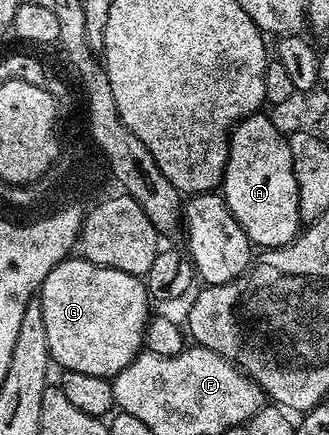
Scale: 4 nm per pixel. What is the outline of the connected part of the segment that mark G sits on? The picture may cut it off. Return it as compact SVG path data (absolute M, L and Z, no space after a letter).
M68 257L47 274L37 296L44 311L48 353L64 371L93 373L93 377L111 379L144 350L143 334L153 308L150 307L152 304L149 302L146 282L140 276L121 273L121 269L102 267L82 257Z

